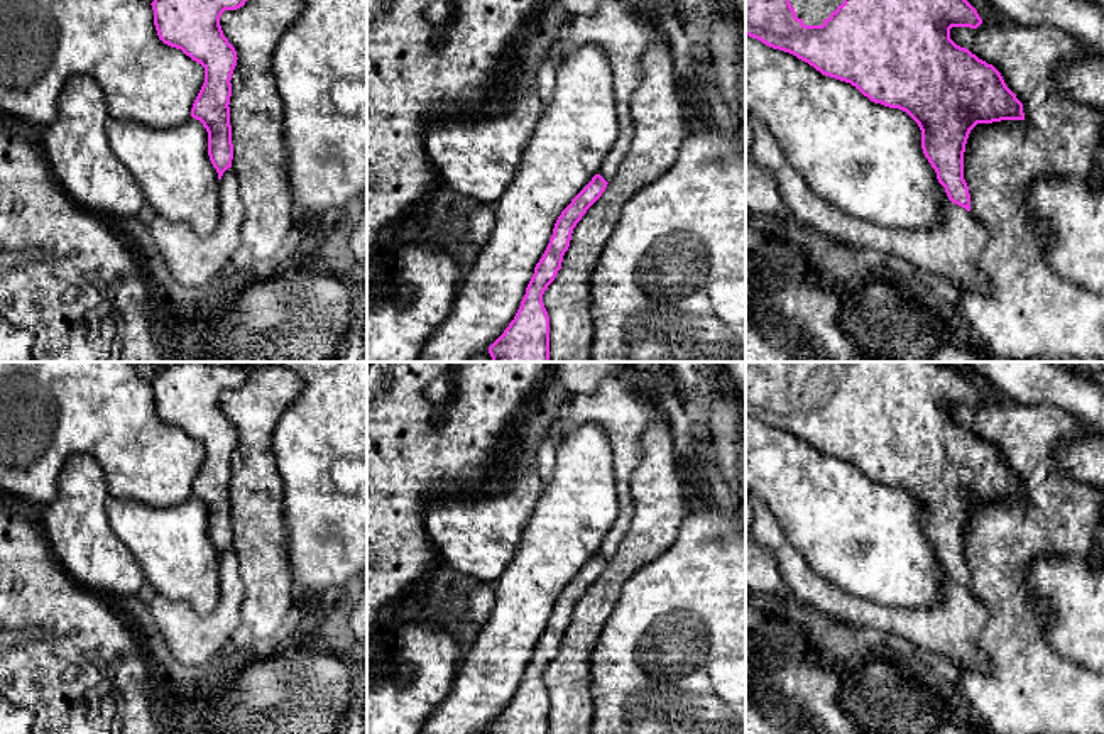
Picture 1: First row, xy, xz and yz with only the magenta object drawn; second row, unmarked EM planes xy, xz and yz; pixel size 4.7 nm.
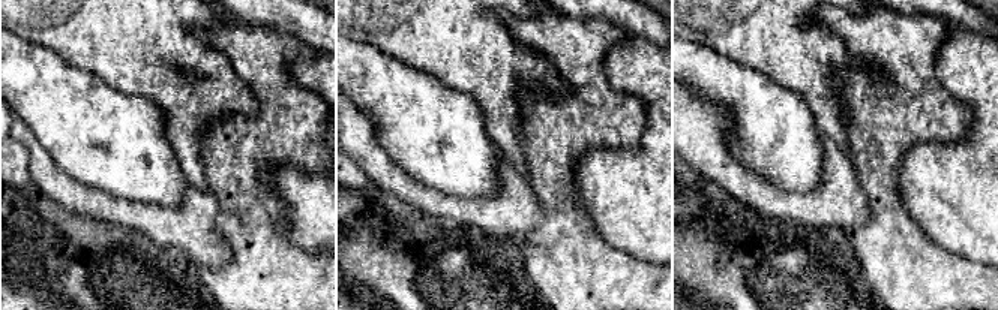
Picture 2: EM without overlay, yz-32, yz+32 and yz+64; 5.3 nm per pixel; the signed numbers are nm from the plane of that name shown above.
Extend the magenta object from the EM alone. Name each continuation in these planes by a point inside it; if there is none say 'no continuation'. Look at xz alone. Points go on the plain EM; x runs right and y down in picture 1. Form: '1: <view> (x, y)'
no continuation

